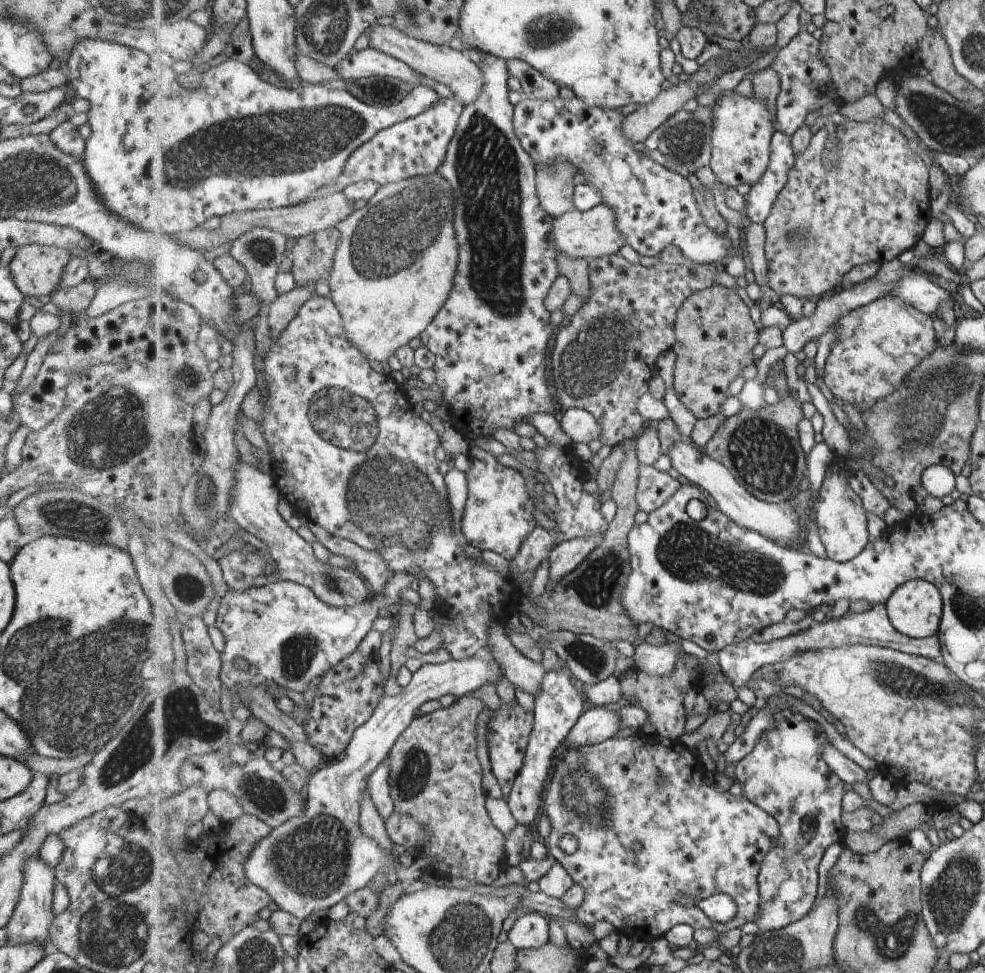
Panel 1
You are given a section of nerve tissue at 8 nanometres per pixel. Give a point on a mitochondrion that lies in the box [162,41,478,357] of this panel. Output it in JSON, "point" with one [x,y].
{"point":[393,239]}

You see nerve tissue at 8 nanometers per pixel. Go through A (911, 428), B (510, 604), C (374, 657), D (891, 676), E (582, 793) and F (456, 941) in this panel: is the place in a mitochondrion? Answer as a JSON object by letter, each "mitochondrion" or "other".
{"A":"mitochondrion","B":"other","C":"other","D":"mitochondrion","E":"mitochondrion","F":"mitochondrion"}

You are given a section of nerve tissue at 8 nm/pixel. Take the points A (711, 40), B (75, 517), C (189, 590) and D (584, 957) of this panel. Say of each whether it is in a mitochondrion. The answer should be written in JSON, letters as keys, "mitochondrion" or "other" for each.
{"A":"other","B":"mitochondrion","C":"mitochondrion","D":"other"}

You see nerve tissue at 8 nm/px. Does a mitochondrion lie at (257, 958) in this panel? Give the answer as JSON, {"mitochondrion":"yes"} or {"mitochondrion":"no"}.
{"mitochondrion":"yes"}

